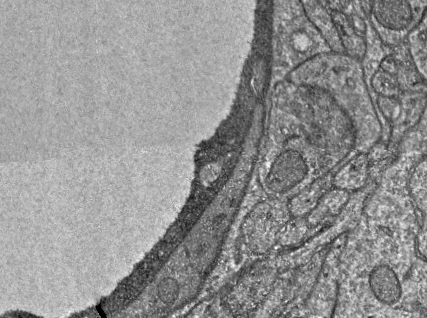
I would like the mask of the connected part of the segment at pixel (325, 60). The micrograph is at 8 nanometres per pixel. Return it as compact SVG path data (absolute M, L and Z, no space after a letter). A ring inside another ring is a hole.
M334 52L318 54L293 69L288 80L297 85L320 88L332 96L352 121L355 135L354 149L359 153L369 153L380 141L382 127L364 81L361 60Z

